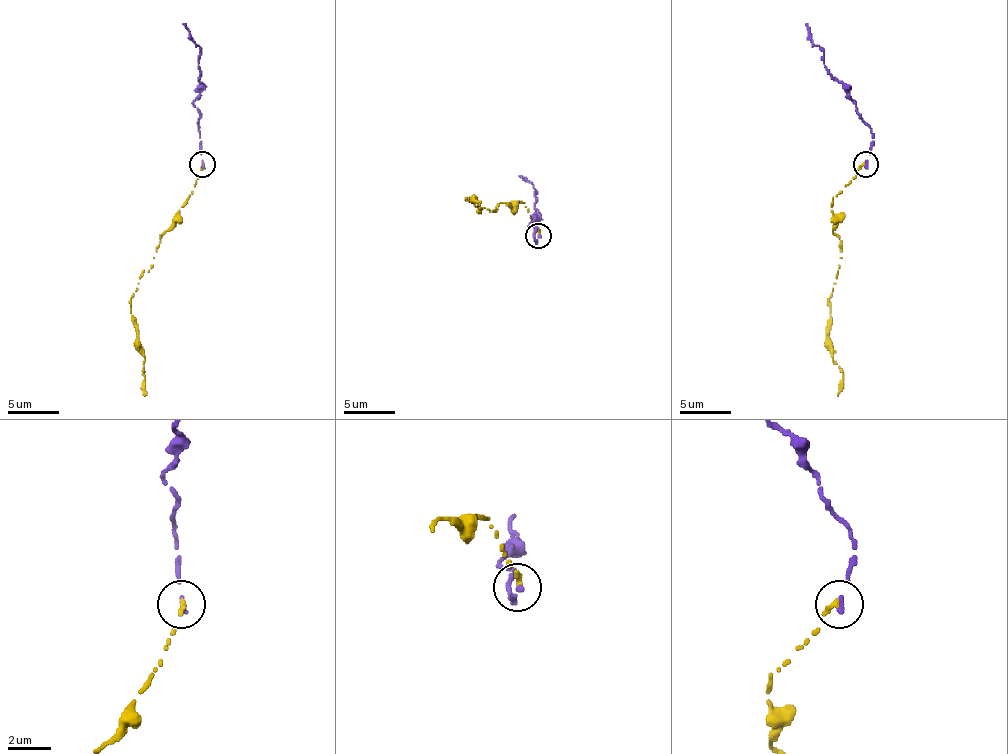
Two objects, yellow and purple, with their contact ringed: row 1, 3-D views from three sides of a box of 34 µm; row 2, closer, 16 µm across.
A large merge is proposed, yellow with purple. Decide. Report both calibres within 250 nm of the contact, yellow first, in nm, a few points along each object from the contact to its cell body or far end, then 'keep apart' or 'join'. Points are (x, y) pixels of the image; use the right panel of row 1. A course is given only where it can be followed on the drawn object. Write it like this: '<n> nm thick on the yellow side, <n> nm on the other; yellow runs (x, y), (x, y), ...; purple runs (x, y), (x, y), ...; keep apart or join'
240 nm thick on the yellow side, 240 nm on the other; yellow runs (865, 163), (832, 197), (832, 230), (840, 238), (840, 268), (829, 299), (829, 350), (842, 373), (837, 396); purple runs (865, 163), (873, 133), (842, 82), (824, 64), (806, 23); keep apart

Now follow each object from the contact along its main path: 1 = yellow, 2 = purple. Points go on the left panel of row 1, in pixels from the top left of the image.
1: (203, 163), (192, 194), (159, 238), (152, 268), (141, 273), (131, 299), (136, 350), (144, 358), (144, 396)
2: (203, 163), (200, 115), (192, 102), (200, 82), (198, 64), (200, 48), (182, 23)

